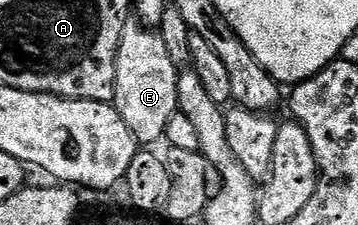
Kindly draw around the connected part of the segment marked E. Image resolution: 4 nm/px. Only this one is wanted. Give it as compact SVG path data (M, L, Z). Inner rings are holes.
M137 22L126 23L118 43L112 103L139 145L154 146L157 140L165 137L168 118L178 111L176 86L179 71L172 58L168 58L164 38L160 38L157 31L144 28Z

